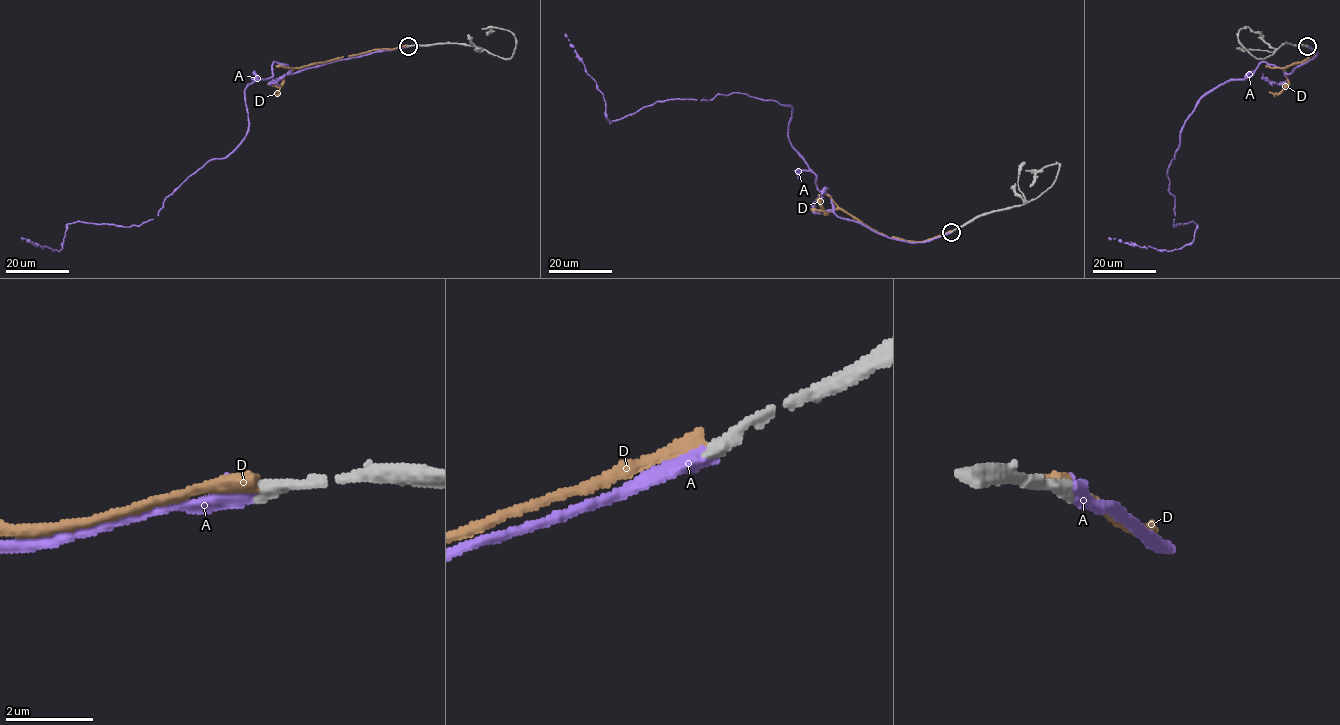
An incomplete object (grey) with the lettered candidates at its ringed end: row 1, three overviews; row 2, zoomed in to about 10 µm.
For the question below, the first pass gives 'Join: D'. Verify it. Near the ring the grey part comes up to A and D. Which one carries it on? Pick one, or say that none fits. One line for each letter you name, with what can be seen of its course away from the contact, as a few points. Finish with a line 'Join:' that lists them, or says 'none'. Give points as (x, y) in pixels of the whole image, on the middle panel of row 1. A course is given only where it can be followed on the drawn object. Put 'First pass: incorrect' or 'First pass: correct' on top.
First pass: incorrect
A: course (950, 232), (907, 242), (842, 219), (792, 146), (792, 108), (775, 101), (666, 99), (610, 122), (565, 34)
Join: A

